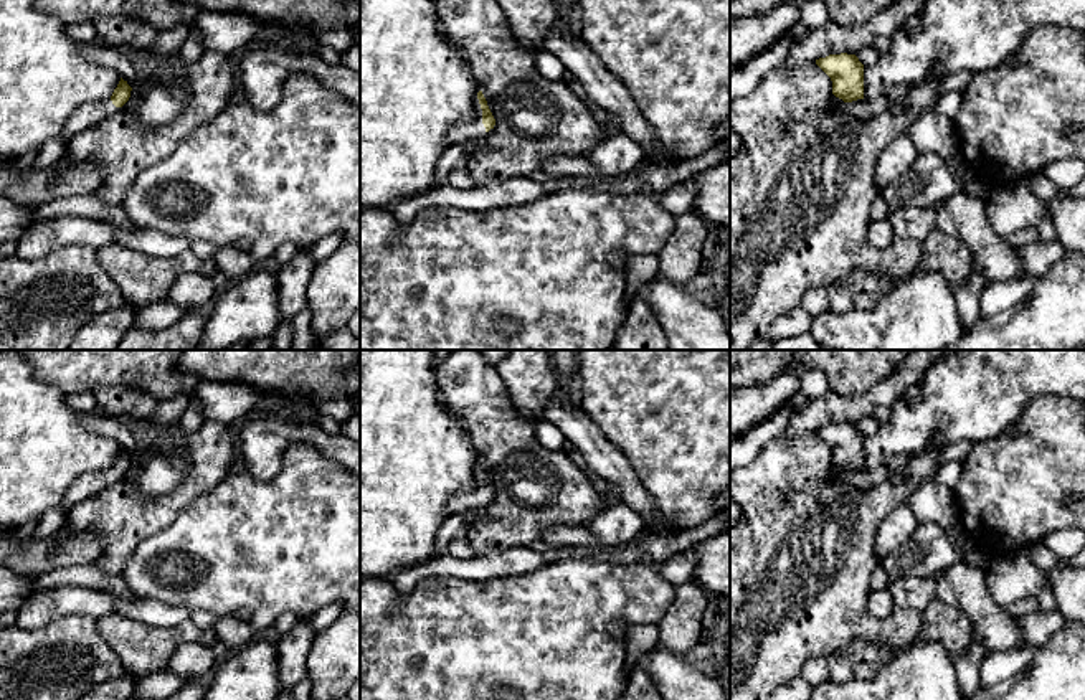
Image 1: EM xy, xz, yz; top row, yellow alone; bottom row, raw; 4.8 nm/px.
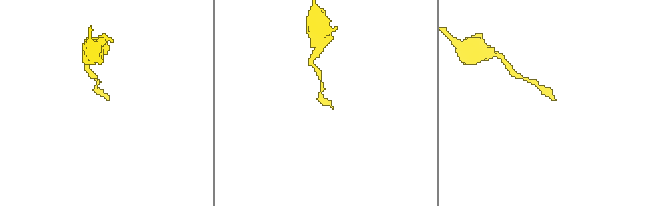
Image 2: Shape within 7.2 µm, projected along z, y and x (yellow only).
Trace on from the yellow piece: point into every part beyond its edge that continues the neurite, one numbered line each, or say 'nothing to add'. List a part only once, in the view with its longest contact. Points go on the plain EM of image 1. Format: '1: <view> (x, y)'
1: xz (469, 497)

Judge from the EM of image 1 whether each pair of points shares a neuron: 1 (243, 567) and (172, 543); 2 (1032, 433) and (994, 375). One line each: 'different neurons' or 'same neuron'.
1: same neuron
2: different neurons

